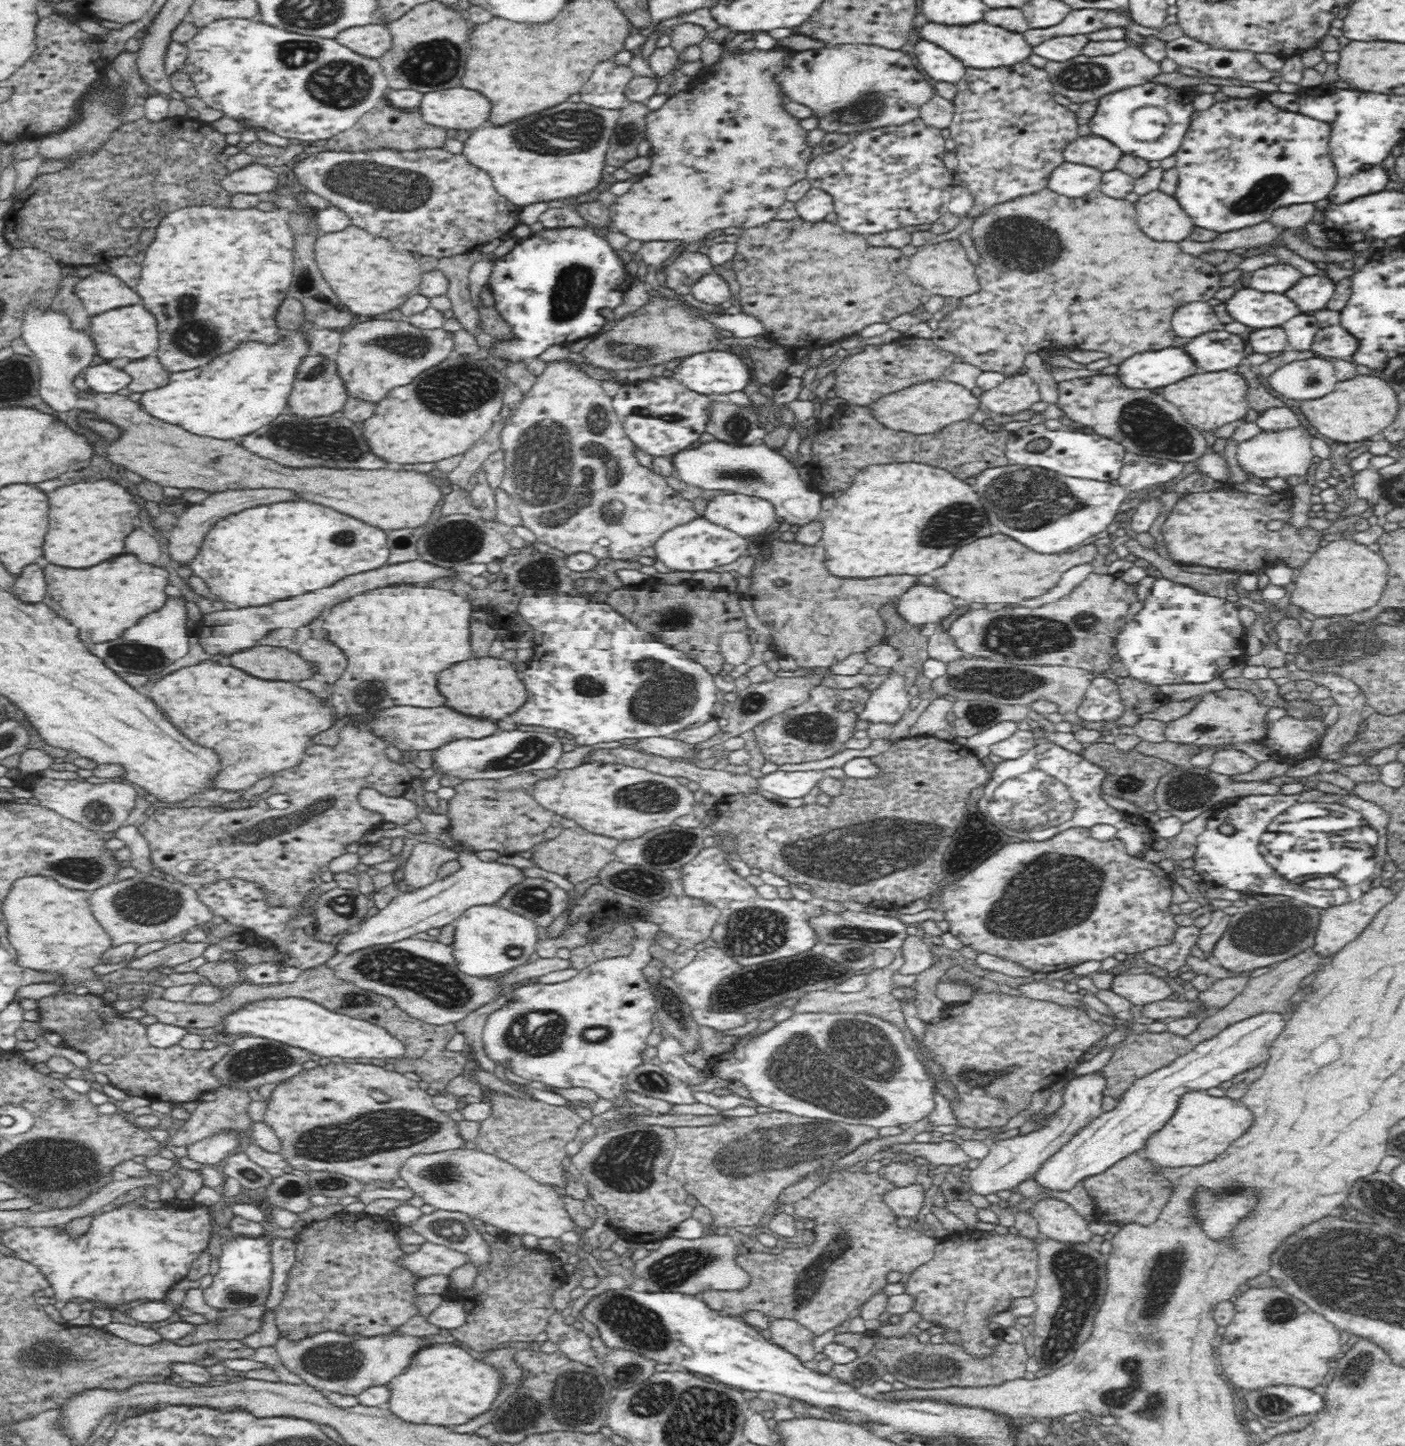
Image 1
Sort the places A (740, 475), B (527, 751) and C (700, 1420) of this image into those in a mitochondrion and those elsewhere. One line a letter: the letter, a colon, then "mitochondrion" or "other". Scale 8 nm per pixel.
A: mitochondrion
B: mitochondrion
C: mitochondrion

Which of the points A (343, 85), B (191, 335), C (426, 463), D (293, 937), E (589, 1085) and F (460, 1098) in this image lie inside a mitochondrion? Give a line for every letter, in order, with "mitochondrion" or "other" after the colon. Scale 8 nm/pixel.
A: mitochondrion
B: mitochondrion
C: other
D: other
E: other
F: other

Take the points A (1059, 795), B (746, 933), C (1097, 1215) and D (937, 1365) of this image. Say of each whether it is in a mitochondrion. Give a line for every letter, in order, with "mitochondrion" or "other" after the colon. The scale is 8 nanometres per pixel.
A: mitochondrion
B: mitochondrion
C: other
D: mitochondrion

